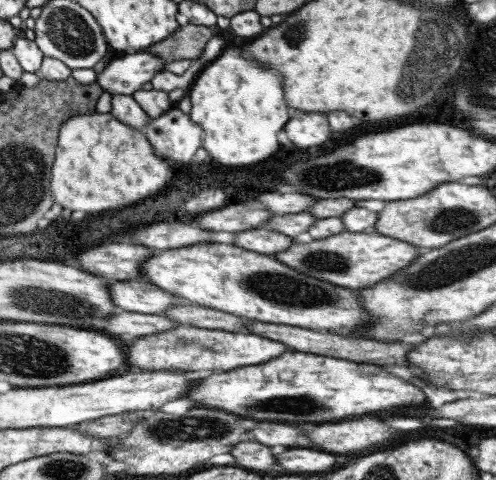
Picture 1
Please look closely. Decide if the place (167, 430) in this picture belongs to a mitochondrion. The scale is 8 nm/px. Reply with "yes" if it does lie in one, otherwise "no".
yes

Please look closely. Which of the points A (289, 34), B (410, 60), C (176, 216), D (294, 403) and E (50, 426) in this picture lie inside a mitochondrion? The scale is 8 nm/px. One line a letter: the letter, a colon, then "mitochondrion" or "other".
A: mitochondrion
B: mitochondrion
C: other
D: mitochondrion
E: other

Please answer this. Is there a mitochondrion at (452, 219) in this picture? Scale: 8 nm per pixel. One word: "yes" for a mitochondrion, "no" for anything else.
yes

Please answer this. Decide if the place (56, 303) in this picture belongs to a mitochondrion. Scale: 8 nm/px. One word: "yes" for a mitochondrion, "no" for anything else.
yes

